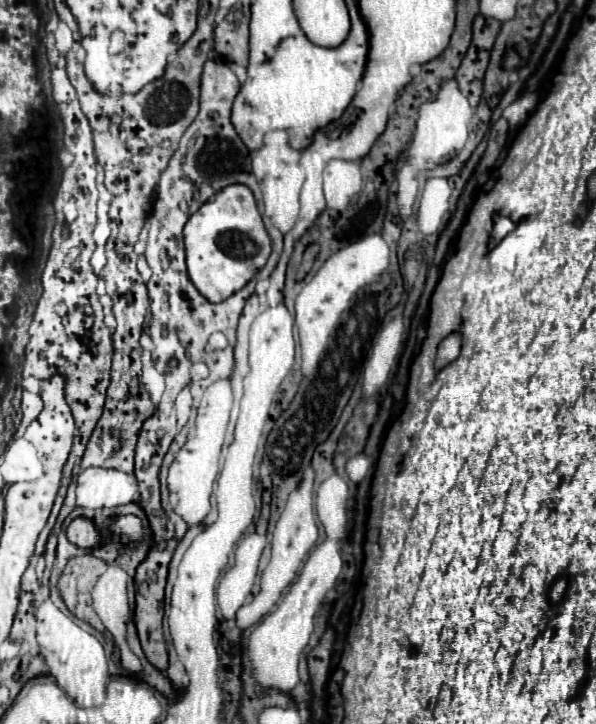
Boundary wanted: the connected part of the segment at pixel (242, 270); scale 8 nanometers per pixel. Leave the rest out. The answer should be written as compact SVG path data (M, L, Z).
M230 184L210 204L202 204L184 226L184 246L188 276L204 298L222 302L238 292L270 256L270 236L256 208L252 190L244 184Z

